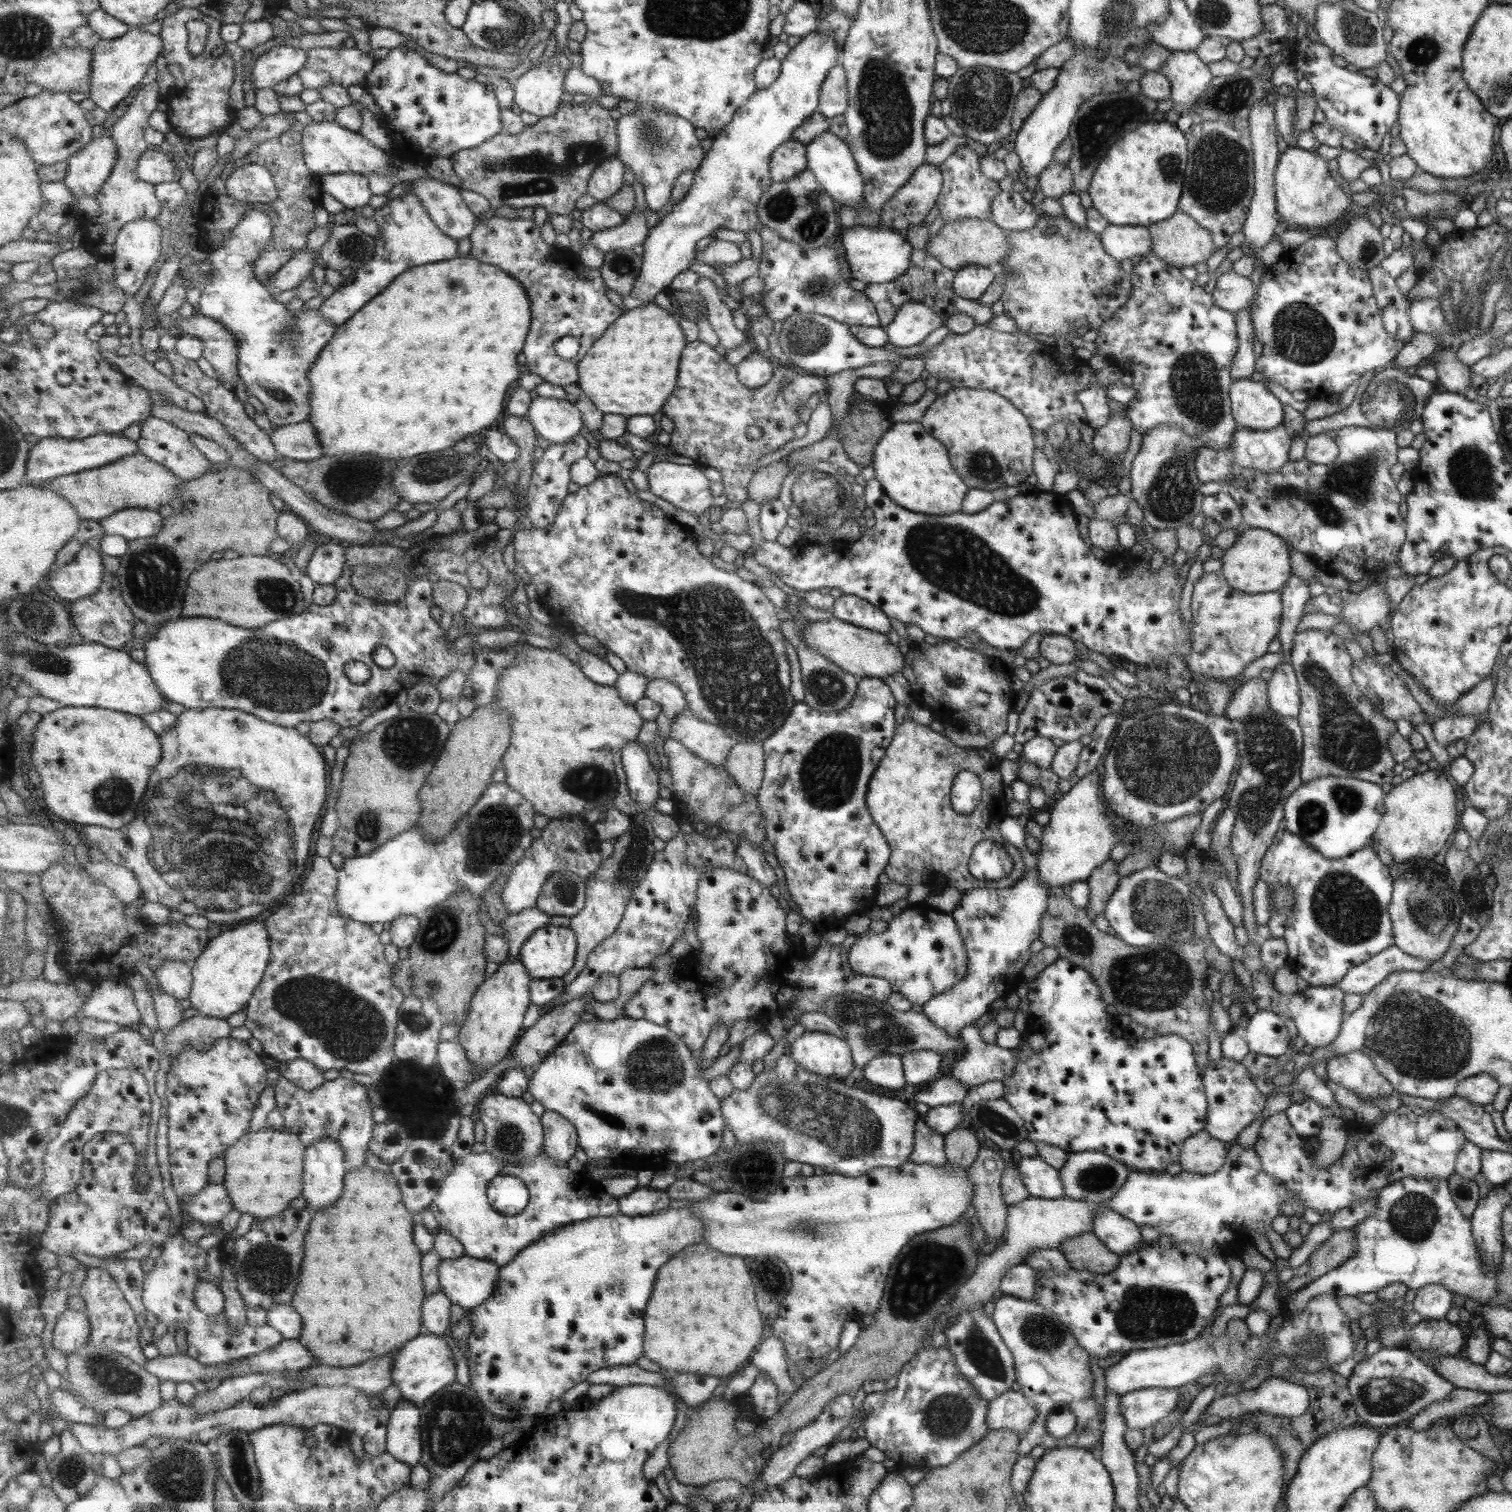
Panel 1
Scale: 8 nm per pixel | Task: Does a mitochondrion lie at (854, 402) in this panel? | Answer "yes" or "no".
no

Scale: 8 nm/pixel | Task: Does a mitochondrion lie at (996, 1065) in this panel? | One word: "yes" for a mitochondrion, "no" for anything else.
no

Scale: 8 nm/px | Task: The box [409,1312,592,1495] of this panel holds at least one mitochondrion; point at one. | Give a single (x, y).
(451, 1426)

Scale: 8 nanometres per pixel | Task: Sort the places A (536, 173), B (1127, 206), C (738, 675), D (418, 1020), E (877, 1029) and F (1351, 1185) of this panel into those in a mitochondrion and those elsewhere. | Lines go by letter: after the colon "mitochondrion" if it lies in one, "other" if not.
A: mitochondrion
B: other
C: mitochondrion
D: mitochondrion
E: mitochondrion
F: other

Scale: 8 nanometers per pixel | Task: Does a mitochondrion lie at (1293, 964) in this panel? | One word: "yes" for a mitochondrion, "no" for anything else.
no

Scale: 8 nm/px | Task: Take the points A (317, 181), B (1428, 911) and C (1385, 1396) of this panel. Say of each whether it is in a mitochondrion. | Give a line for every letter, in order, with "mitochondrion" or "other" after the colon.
A: other
B: mitochondrion
C: mitochondrion

